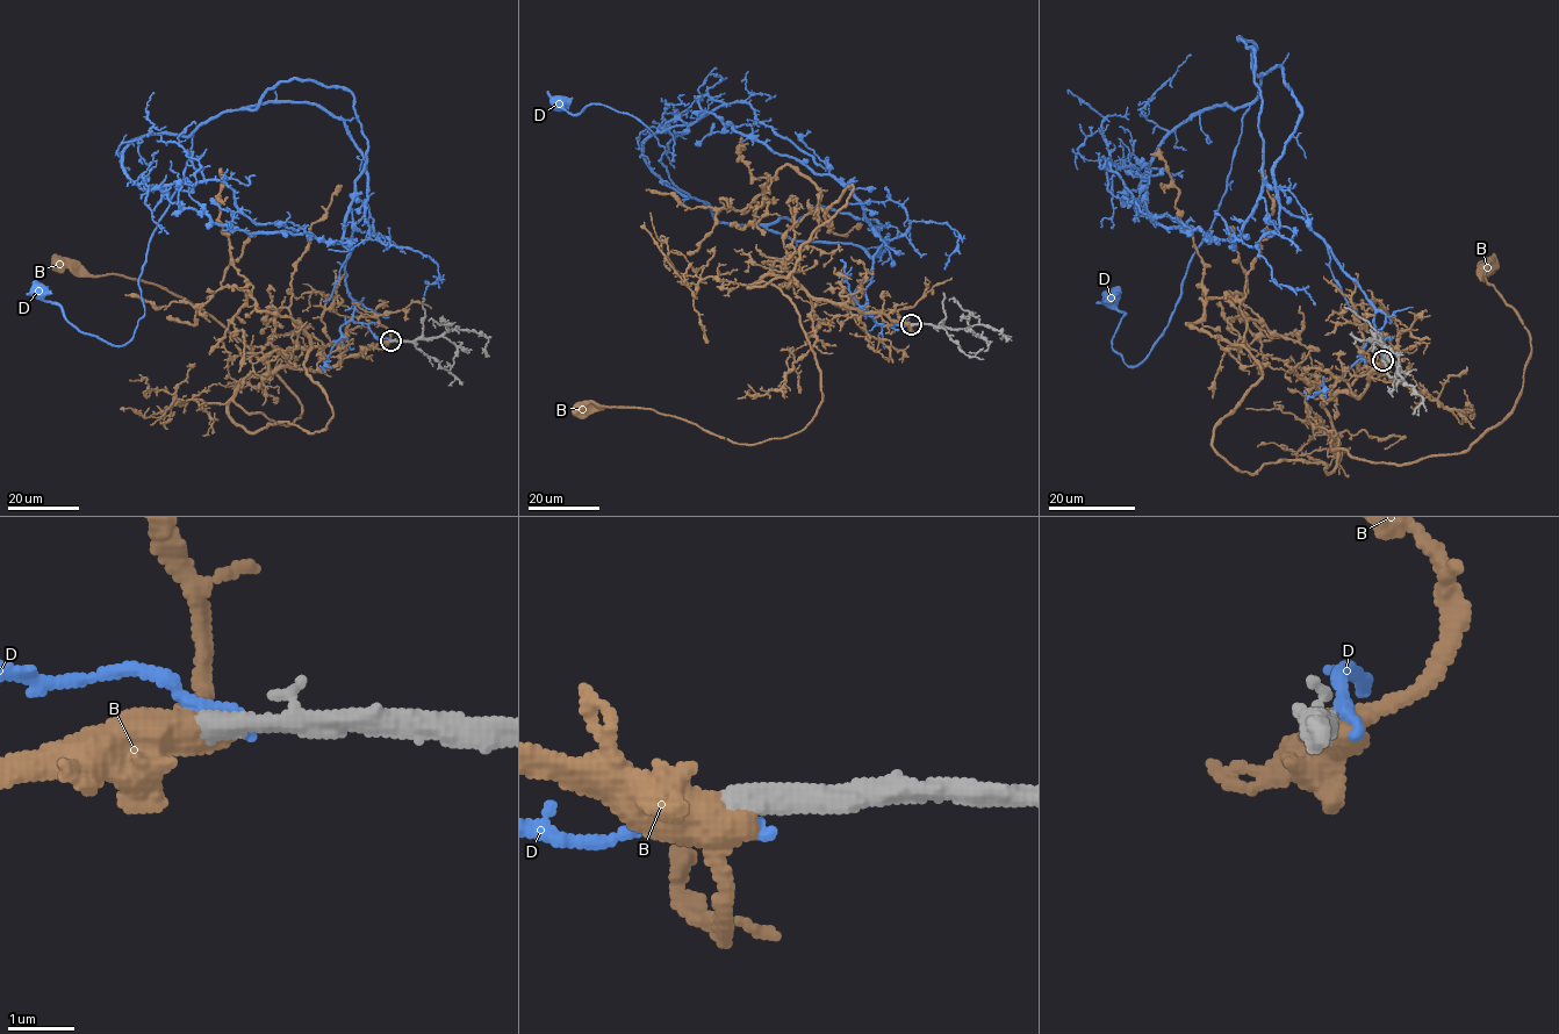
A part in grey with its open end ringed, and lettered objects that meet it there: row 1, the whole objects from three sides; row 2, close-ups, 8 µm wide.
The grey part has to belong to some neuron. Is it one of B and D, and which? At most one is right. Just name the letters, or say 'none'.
B

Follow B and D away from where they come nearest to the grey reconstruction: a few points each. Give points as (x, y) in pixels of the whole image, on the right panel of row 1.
B: (1383, 360), (1358, 396), (1322, 403), (1333, 449), (1409, 465), (1465, 452), (1500, 423), (1530, 337), (1486, 265)
D: (1384, 359), (1363, 291), (1280, 205), (1273, 163), (1301, 113), (1280, 65), (1139, 365), (1112, 349), (1113, 298)

